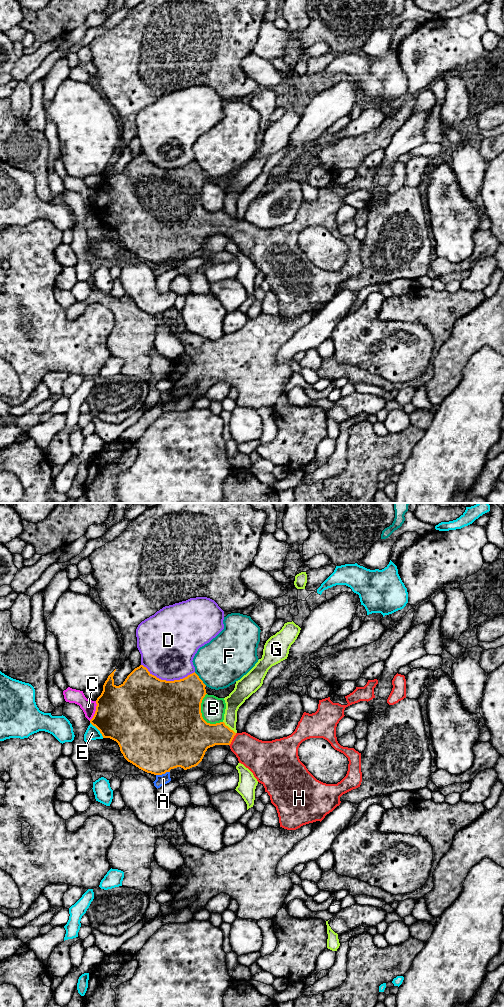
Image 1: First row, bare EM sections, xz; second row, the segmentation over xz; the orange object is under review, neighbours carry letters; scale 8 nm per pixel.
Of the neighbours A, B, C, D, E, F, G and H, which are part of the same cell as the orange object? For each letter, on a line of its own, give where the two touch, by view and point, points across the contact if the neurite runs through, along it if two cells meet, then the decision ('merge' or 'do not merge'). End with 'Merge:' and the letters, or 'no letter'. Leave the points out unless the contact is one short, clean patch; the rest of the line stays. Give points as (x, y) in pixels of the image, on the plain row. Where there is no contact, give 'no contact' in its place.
A: xz (162, 261) | do not merge
B: xz (201, 203) | do not merge
C: xz (95, 199) | do not merge
D: xz (168, 169) | do not merge
E: xz (98, 217) | do not merge
F: xz (200, 167) | do not merge
G: xz (228, 215) | do not merge
H: xz (232, 227) | across xz (202, 223), (224, 223), (232, 227), (258, 244) | merge
Merge: H

